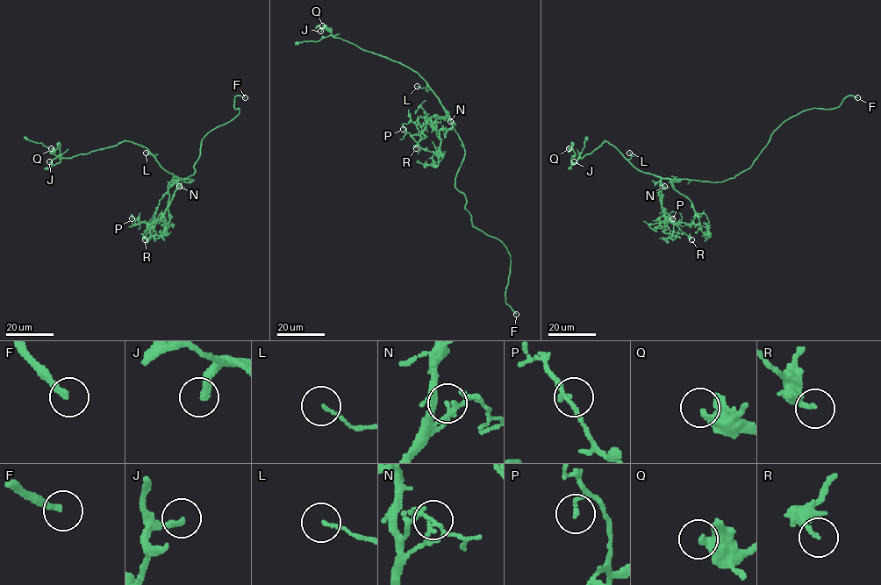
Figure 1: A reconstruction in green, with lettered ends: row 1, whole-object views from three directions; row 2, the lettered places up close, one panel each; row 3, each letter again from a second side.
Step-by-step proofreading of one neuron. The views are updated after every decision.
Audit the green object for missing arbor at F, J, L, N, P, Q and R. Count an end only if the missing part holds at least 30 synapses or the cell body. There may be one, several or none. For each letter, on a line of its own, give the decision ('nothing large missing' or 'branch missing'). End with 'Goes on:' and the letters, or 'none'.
F: branch missing
J: branch missing
L: nothing large missing
N: nothing large missing
P: nothing large missing
Q: nothing large missing
R: nothing large missing
Goes on: F, J

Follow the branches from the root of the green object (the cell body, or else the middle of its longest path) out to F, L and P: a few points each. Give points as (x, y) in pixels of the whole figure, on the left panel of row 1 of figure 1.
F: (189, 179), (194, 180), (184, 181), (195, 171), (202, 139), (239, 112), (233, 106), (236, 96), (245, 97)
L: (189, 179), (179, 179), (168, 172), (153, 155), (146, 153)
P: (189, 179), (176, 180), (168, 189), (168, 207), (154, 222), (135, 224), (135, 218), (132, 218)

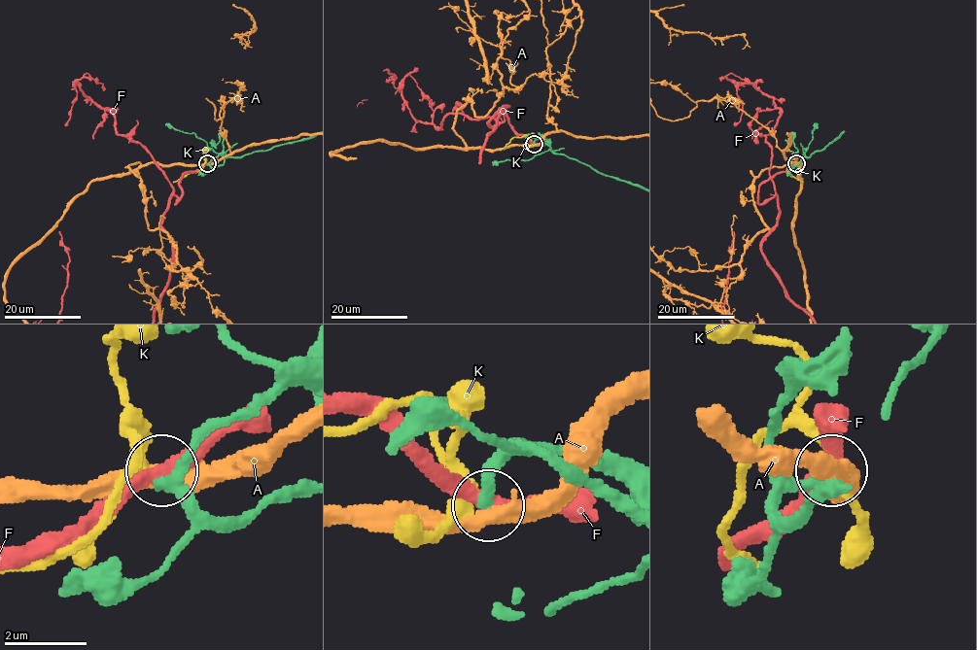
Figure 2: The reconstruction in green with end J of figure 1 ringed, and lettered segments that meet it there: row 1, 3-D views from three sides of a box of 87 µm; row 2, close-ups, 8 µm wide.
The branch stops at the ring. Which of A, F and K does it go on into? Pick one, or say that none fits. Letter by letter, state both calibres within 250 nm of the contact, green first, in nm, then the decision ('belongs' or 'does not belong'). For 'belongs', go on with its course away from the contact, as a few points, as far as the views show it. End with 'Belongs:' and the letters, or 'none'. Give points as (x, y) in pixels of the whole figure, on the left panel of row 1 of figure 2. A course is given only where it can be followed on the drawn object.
A: 240 nm thick on the green side, 440 nm on the other; does not belong
F: 300 nm thick on the green side, 360 nm on the other; does not belong
K: 240 nm thick on the green side, 320 nm on the other; does not belong
Belongs: none

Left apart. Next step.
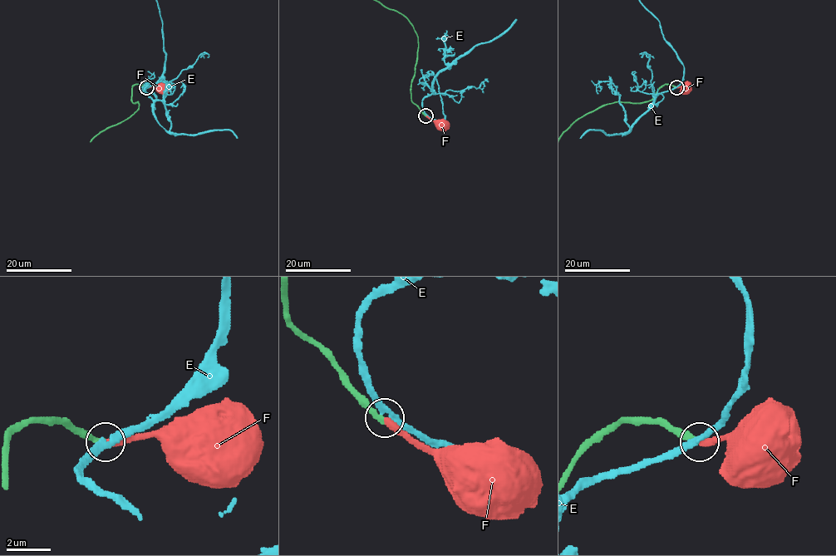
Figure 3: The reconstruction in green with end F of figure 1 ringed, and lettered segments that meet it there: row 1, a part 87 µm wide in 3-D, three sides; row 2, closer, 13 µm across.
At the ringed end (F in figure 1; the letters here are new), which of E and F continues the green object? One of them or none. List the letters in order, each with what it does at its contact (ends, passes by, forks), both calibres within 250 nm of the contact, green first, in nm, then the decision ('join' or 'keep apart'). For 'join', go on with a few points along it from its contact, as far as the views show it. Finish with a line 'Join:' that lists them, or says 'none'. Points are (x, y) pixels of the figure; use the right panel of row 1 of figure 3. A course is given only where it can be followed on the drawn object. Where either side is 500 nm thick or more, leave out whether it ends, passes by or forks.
E: it passes by; 300 nm thick on the green side, 220 nm on the other; keep apart
F: it ends there; 240 nm thick on the green side, 320 nm on the other; join
Join: F

